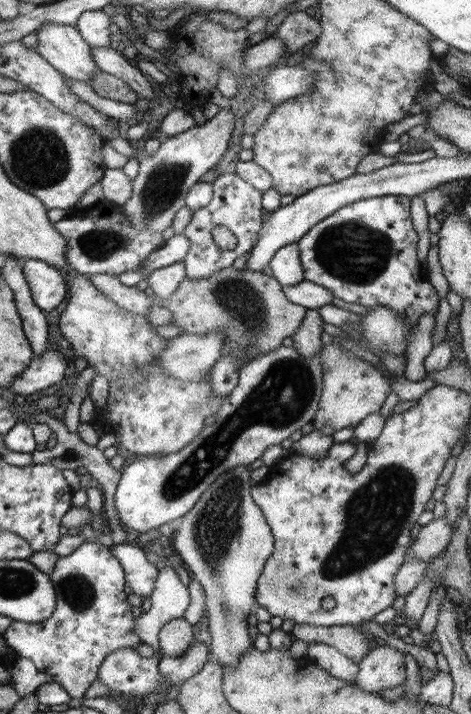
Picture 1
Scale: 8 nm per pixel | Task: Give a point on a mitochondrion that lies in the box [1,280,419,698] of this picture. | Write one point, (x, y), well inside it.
(281, 397)

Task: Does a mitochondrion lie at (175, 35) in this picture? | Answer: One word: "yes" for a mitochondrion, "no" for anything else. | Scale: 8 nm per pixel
no

